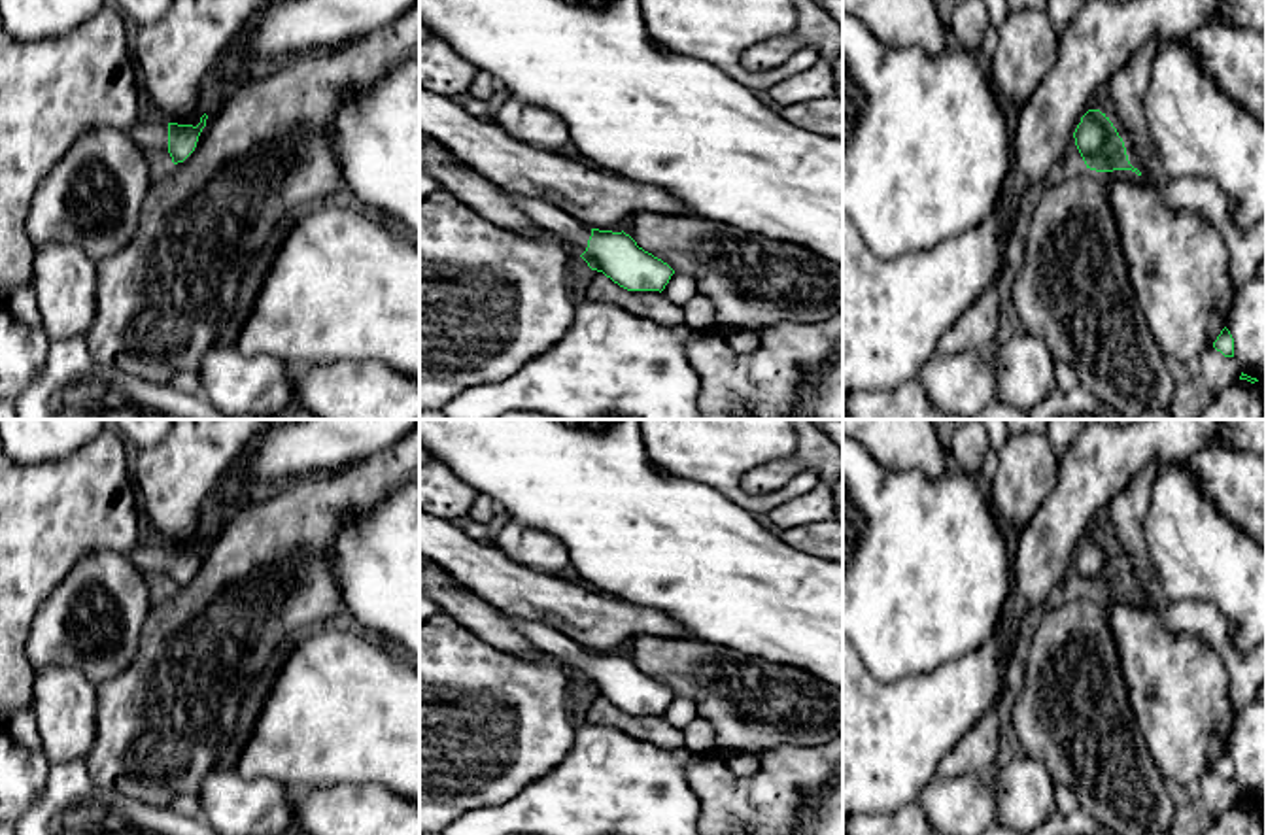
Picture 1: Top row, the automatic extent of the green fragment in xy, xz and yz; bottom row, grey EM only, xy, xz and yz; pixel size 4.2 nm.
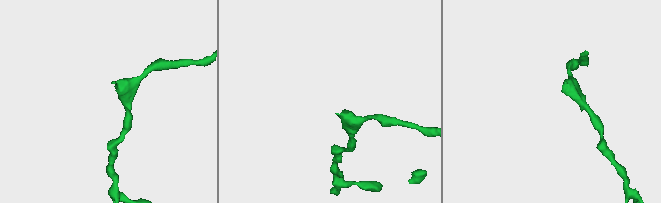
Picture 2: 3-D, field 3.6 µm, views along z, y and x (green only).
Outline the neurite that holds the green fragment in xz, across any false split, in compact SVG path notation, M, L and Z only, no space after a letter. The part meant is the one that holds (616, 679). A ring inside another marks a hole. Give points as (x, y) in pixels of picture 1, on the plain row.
M508 616L512 625L540 652L559 659L591 693L603 695L627 714L663 714L675 693L622 656L590 652L554 627Z

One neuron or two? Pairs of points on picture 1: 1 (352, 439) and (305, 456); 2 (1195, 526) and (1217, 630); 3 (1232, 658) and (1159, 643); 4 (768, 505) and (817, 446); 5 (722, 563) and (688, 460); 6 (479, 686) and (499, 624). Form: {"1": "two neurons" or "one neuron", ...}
{"1": "one neuron", "2": "two neurons", "3": "two neurons", "4": "two neurons", "5": "two neurons", "6": "two neurons"}

